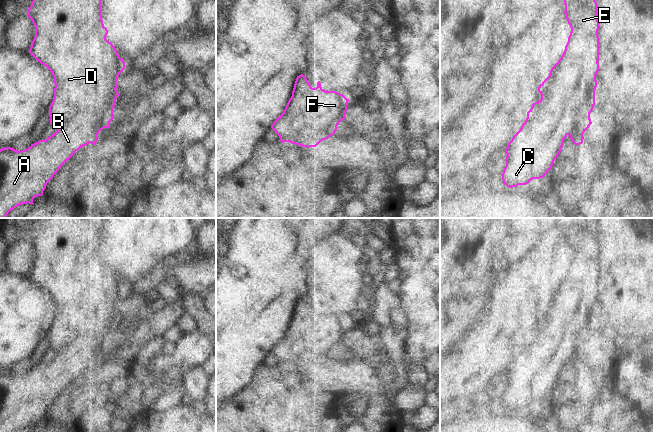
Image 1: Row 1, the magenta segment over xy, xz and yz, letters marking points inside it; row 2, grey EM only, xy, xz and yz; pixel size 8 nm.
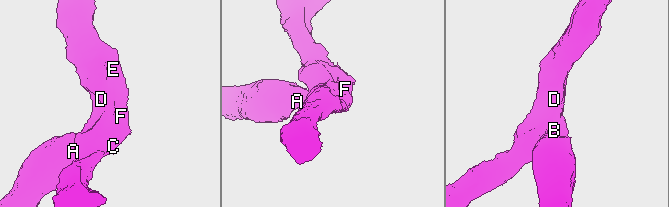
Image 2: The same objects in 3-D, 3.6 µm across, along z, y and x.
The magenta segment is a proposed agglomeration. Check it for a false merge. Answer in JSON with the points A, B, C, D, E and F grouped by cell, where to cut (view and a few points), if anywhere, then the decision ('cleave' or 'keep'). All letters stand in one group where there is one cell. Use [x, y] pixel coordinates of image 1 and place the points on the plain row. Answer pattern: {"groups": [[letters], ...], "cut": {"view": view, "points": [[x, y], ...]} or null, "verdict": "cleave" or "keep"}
{"groups": [["A", "B"], ["C", "D", "E", "F"]], "cut": {"view": "xy", "points": [[103, 351], [94, 338], [78, 337], [68, 343], [57, 354]]}, "verdict": "cleave"}

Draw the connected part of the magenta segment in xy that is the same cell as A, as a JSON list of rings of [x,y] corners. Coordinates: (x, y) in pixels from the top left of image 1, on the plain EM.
[[[80,337],[62,348],[60,353],[46,364],[39,364],[25,374],[17,375],[11,371],[0,373],[0,432],[16,432],[21,428],[33,428],[33,423],[43,419],[47,407],[76,375],[89,367],[96,368],[97,359],[102,353],[95,338],[88,340]]]

